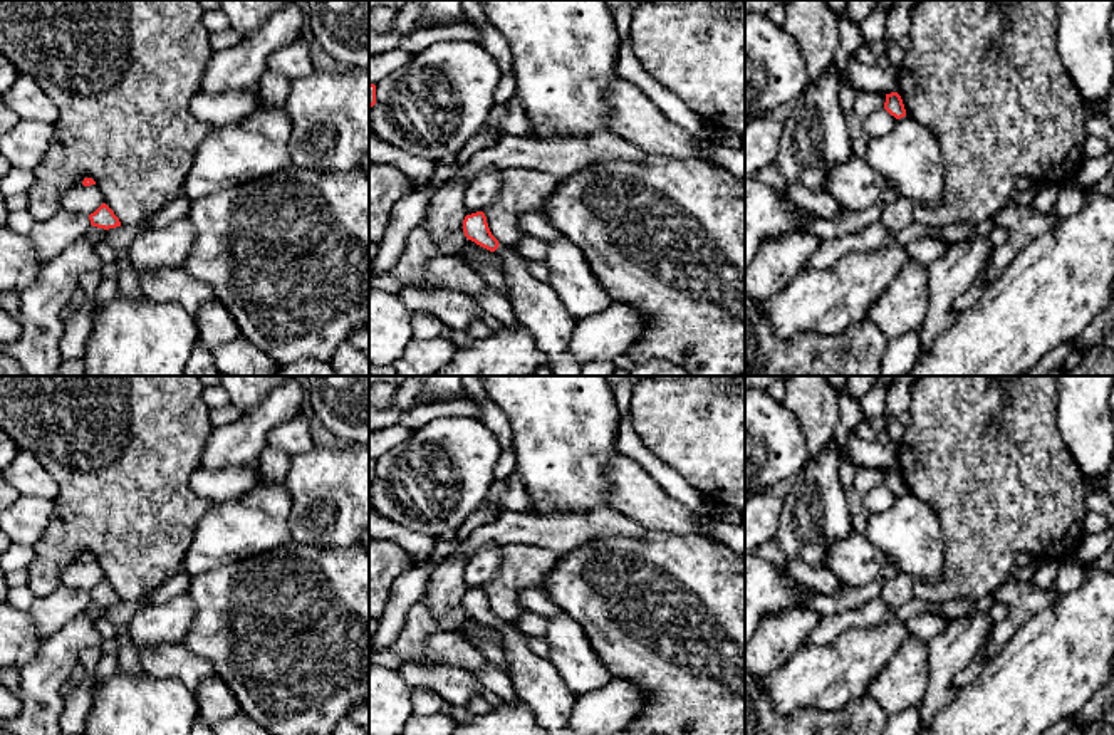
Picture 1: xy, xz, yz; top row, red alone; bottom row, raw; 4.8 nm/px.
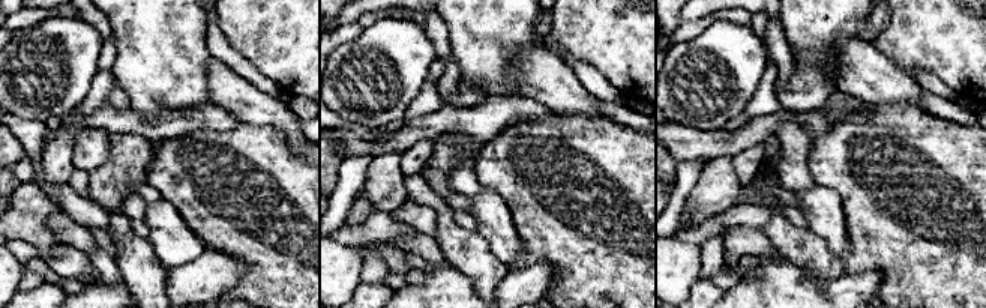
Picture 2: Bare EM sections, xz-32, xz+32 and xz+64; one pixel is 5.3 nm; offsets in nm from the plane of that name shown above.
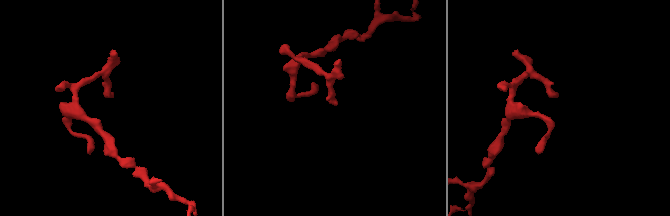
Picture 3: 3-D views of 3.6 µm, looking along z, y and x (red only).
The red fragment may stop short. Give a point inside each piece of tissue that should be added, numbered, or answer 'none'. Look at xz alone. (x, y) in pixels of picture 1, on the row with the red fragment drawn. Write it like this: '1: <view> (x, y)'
1: xz (536, 304)

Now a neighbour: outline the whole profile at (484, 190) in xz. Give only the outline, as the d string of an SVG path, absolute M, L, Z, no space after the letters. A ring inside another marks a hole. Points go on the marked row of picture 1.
M482 171L478 173L466 188L465 210L468 215L485 211L495 205L503 186L503 171Z

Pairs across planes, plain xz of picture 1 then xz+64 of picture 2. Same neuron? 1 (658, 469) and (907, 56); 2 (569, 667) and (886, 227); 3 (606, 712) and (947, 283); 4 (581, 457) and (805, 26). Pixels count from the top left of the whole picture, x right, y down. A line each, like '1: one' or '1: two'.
1: two
2: two
3: two
4: one

